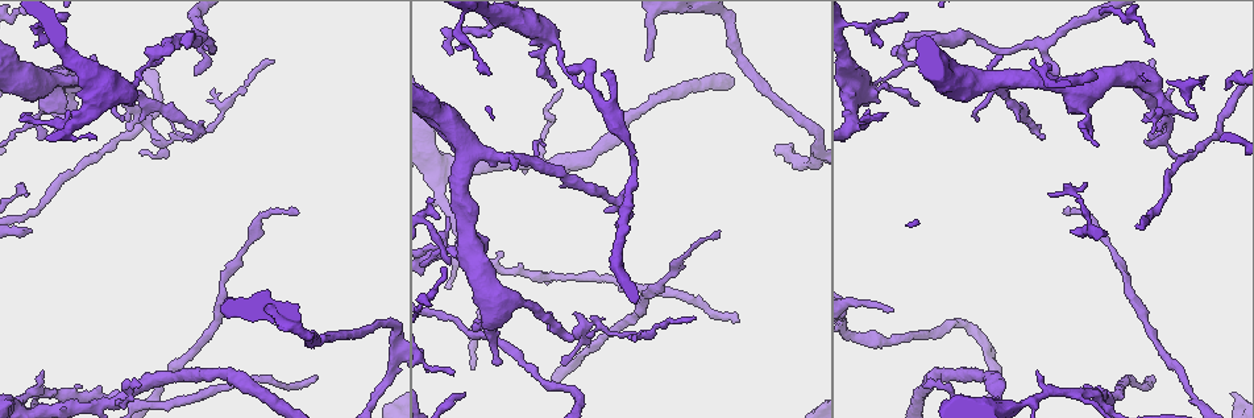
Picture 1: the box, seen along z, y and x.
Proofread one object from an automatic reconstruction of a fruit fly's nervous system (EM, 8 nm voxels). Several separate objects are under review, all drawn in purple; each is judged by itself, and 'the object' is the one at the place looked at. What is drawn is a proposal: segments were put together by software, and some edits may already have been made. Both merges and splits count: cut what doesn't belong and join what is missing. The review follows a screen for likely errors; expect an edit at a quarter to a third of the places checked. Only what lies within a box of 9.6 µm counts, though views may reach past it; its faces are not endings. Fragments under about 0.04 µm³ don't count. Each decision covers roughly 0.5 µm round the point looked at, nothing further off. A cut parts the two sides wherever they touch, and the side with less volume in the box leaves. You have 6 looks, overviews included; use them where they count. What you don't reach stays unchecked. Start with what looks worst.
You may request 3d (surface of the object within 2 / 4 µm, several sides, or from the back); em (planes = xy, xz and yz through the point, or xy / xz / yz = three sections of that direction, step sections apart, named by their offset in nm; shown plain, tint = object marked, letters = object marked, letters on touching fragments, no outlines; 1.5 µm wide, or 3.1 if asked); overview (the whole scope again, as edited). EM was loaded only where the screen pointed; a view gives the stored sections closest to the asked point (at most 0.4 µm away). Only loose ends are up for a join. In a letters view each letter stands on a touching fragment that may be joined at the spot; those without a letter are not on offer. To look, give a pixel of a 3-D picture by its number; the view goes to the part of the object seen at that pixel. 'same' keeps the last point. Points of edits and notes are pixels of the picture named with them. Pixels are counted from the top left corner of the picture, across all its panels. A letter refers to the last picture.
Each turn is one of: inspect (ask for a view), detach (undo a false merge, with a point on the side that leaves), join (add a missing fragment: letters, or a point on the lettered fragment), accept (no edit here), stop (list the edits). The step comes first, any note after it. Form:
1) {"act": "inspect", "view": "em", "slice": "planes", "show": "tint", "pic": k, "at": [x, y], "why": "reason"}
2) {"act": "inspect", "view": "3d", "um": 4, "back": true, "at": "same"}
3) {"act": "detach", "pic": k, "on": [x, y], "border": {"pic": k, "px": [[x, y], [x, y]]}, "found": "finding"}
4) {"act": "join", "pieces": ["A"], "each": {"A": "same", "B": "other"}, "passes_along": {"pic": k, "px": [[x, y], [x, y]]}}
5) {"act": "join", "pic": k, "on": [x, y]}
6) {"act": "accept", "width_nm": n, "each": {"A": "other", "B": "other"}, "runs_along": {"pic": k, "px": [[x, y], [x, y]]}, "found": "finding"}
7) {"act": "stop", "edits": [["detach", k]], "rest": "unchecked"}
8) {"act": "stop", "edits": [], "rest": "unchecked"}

{"act": "inspect", "view": "em", "slice": "xy", "step": 4, "show": "tint", "pic": 1, "at": [739, 320], "why": "tapers out"}

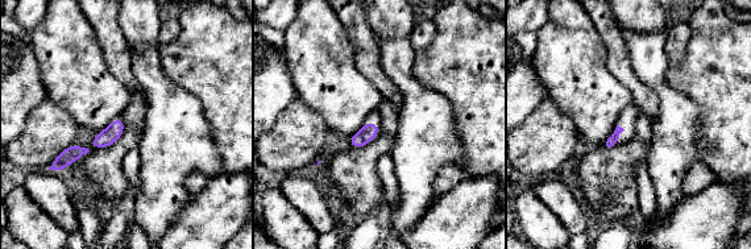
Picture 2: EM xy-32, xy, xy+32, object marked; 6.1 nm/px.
{"act": "inspect", "view": "em", "slice": "planes", "show": "letters", "at": "same"}

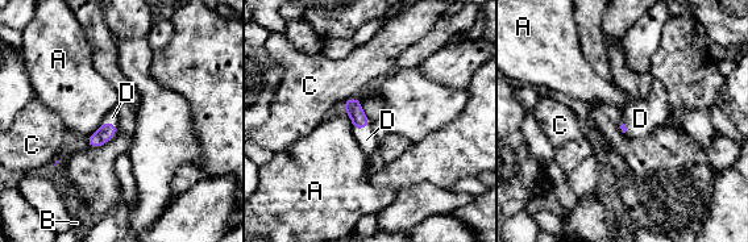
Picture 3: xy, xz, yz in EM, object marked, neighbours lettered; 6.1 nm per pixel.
{"act": "join", "pic": 3, "on": [366, 140], "longest_contact_nm": ["A", 150], "each": {"A": "other", "B": "other", "C": "other", "D": "same"}, "found": "the neuron continues"}

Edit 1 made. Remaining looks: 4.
{"act": "inspect", "view": "overview"}

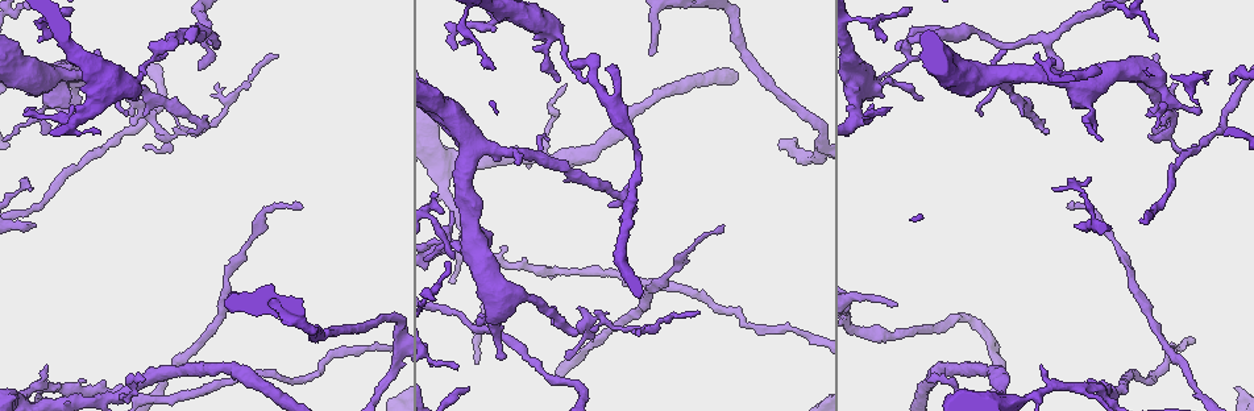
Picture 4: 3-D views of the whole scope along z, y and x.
{"act": "inspect", "view": "3d", "um": 4, "pic": 4, "at": [1044, 133], "why": "branch stops here"}

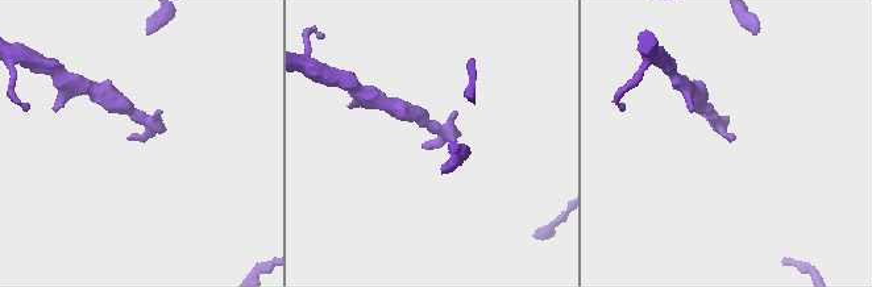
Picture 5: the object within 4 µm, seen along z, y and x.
{"act": "inspect", "view": "em", "slice": "planes", "show": "letters", "pic": 5, "at": [425, 145], "why": "shape alone is not enough"}

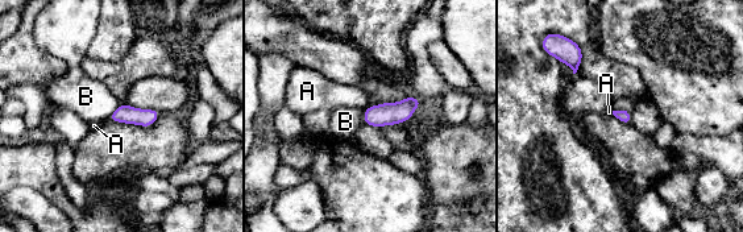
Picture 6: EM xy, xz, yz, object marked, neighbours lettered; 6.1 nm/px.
{"act": "accept", "each": {"A": "other", "B": "other"}, "border": {"pic": 6, "px": [[613, 110], [626, 110], [631, 114]]}, "found": "no lettered fragment goes on from it"}

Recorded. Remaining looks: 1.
{"act": "stop", "edits": [["join", 3]], "rest": "unchecked"}

